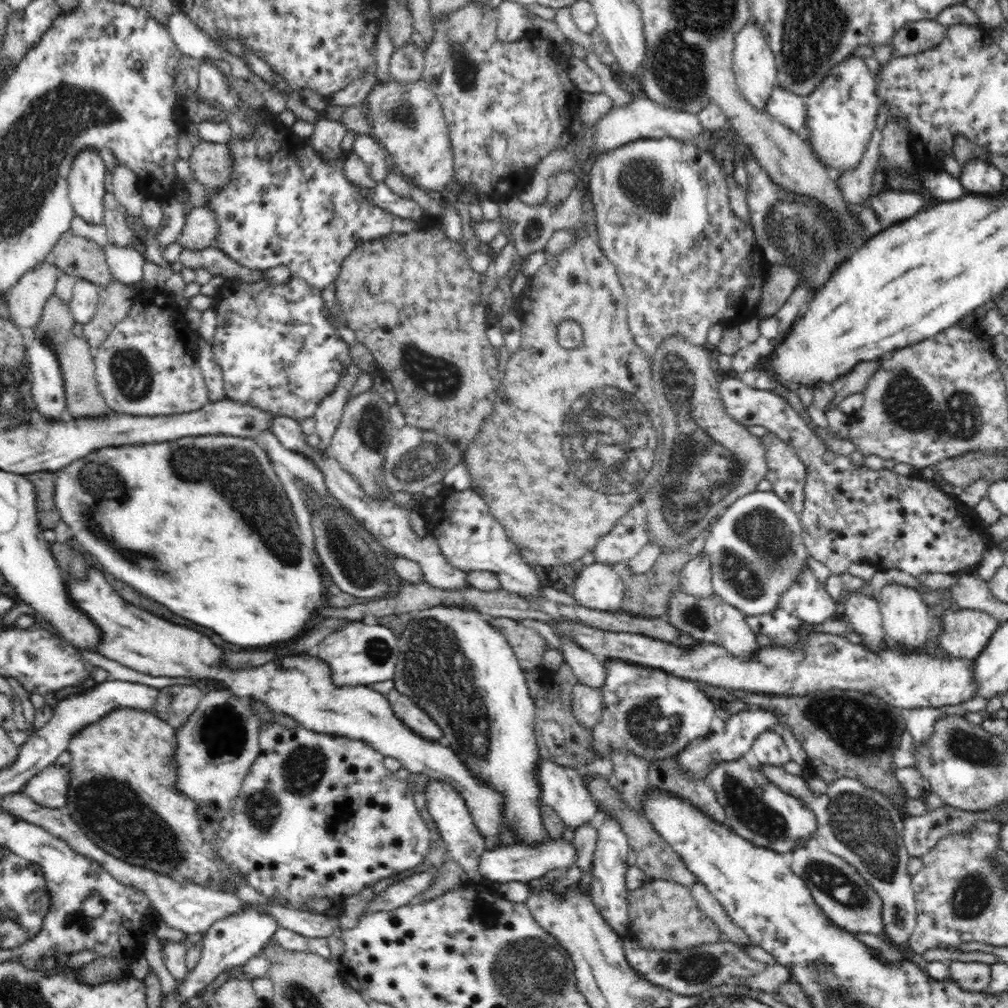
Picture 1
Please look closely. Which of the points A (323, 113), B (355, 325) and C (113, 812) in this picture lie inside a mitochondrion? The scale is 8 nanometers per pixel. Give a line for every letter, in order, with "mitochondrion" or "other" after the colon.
A: other
B: other
C: mitochondrion

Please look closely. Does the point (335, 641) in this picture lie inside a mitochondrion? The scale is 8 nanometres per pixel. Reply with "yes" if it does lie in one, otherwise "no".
no

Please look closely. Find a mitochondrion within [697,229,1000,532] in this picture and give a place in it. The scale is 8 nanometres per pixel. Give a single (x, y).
(906, 404)

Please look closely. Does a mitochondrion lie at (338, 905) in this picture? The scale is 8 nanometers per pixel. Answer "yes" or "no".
no

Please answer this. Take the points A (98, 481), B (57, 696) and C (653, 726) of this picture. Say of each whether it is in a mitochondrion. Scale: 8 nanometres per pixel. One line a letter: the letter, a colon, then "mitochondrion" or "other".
A: mitochondrion
B: other
C: mitochondrion

